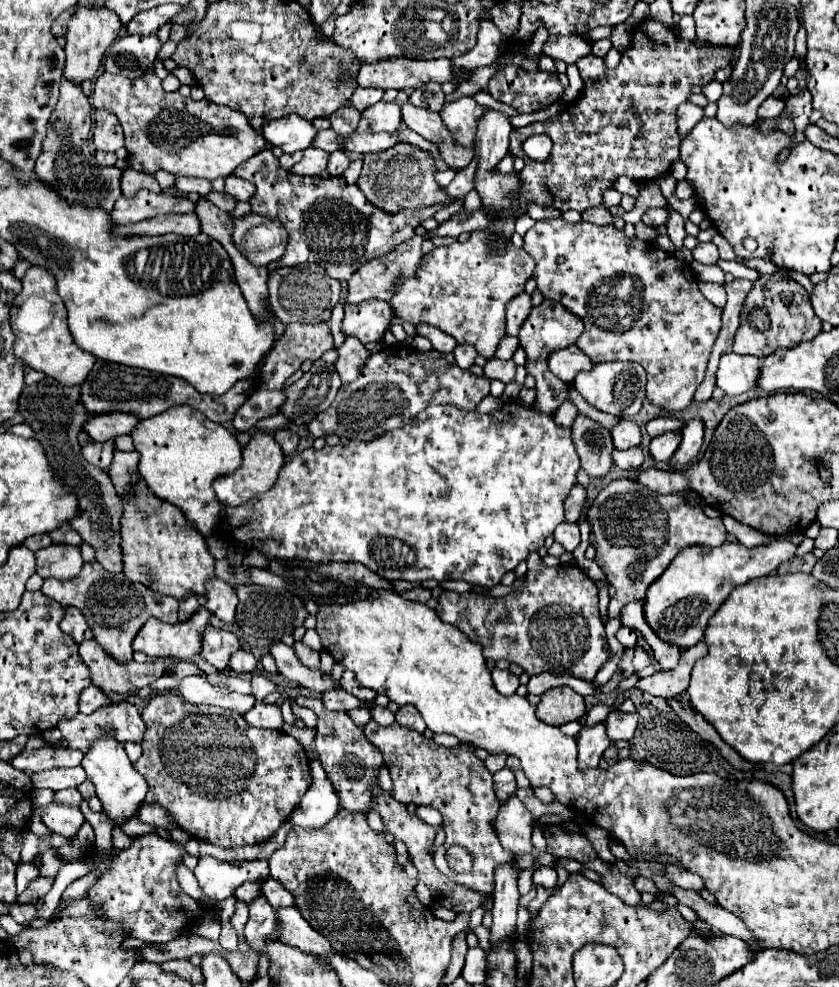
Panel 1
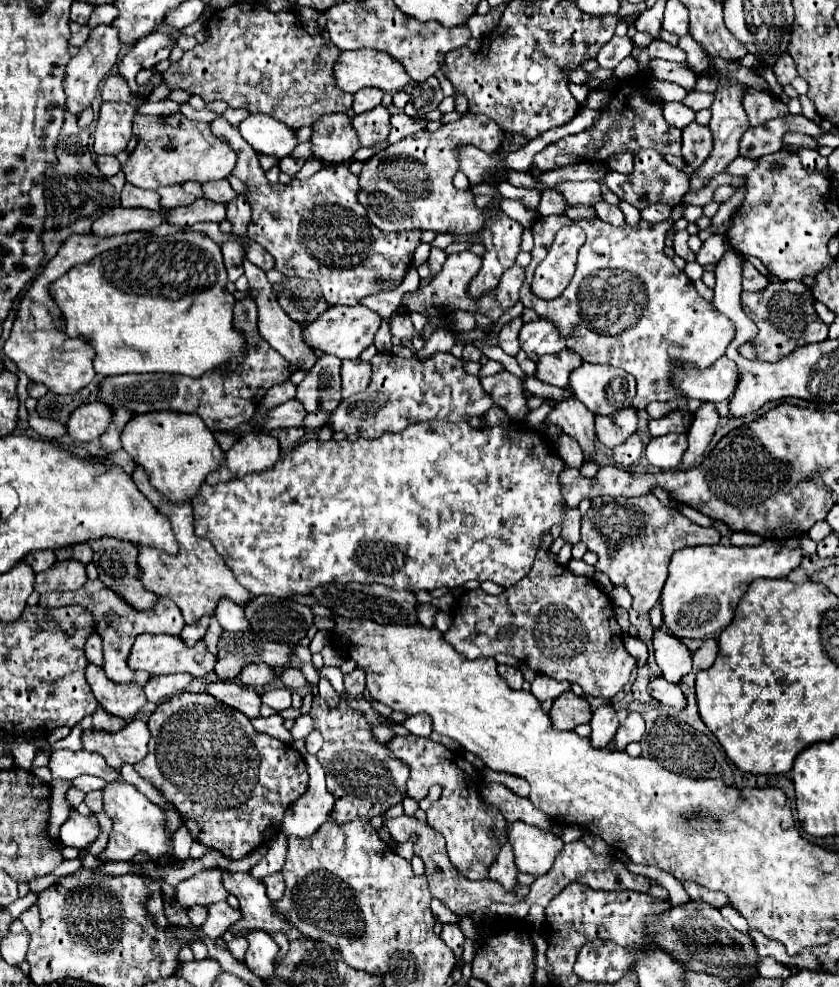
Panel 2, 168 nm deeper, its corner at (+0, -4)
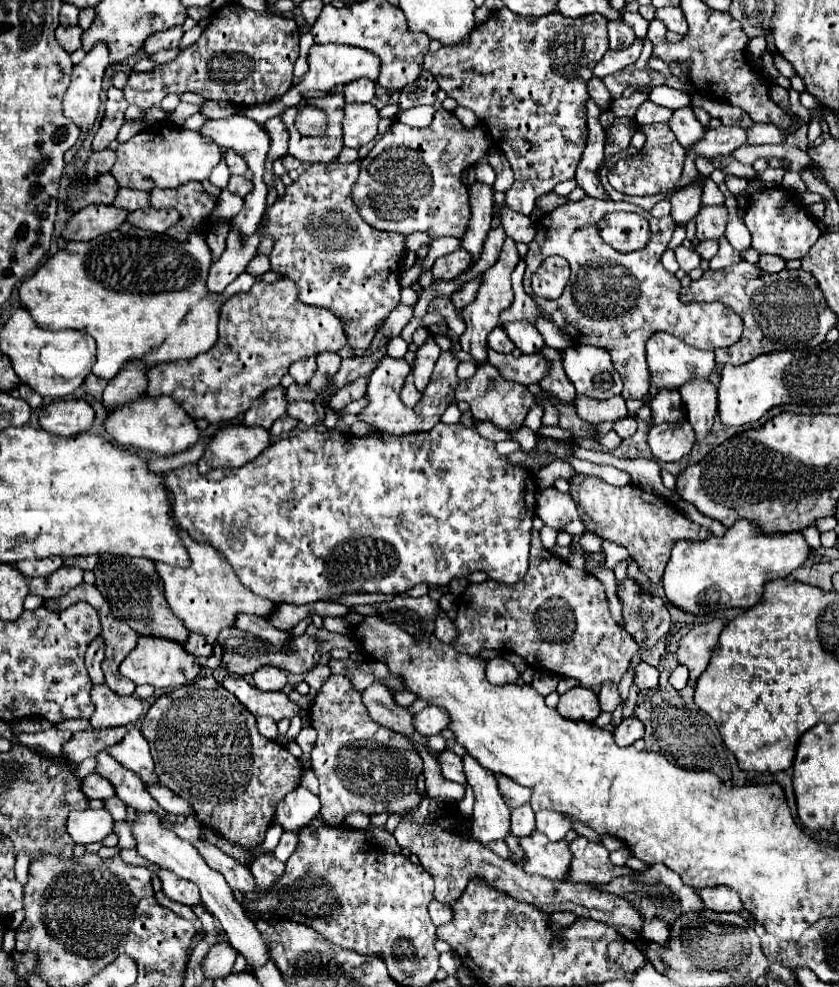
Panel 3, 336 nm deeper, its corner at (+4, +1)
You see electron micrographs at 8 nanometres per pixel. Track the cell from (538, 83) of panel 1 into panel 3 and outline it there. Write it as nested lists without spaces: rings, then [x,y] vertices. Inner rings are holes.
[[[502,7],[498,11],[492,11],[488,21],[476,25],[472,29],[472,33],[468,35],[468,41],[460,43],[460,45],[454,45],[454,47],[440,47],[438,51],[430,51],[426,53],[424,57],[424,69],[430,71],[434,75],[434,79],[438,81],[440,89],[446,91],[448,97],[456,99],[458,105],[462,107],[468,107],[476,113],[476,117],[480,121],[486,123],[490,135],[492,135],[492,141],[494,141],[494,147],[498,147],[506,159],[510,161],[512,165],[512,171],[514,171],[514,183],[512,187],[506,191],[506,205],[518,213],[524,213],[524,215],[530,215],[530,211],[534,209],[534,201],[552,191],[554,185],[562,183],[562,181],[568,181],[574,177],[574,171],[576,171],[576,165],[582,157],[582,151],[584,151],[584,145],[586,145],[586,99],[588,99],[588,91],[586,91],[586,83],[588,79],[592,77],[592,69],[594,65],[602,59],[602,55],[608,51],[608,31],[606,31],[606,25],[608,25],[608,19],[604,15],[584,15],[584,17],[576,17],[576,19],[570,19],[570,17],[564,17],[562,13],[548,13],[544,17],[524,17],[524,15],[518,15],[518,13],[512,13],[508,7]]]

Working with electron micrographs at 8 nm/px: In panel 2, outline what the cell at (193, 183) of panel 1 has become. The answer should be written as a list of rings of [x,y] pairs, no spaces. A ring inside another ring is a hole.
[[[214,180],[214,182],[206,182],[202,184],[202,190],[206,194],[206,198],[210,198],[212,202],[220,202],[220,204],[228,204],[230,200],[234,200],[238,194],[232,190],[228,180]]]

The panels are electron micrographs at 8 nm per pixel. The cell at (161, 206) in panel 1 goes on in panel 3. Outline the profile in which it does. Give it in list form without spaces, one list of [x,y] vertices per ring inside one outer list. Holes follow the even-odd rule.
[[[88,205],[70,217],[64,237],[68,241],[92,241],[98,235],[118,229],[128,215],[126,209],[116,209],[114,205]]]

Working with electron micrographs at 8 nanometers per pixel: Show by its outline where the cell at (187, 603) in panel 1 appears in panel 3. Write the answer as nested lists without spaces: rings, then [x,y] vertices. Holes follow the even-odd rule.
[[[190,631],[188,641],[184,643],[184,649],[190,651],[190,653],[194,653],[196,657],[208,657],[208,655],[212,655],[212,645],[208,645],[206,639],[200,633],[194,633],[194,631]]]

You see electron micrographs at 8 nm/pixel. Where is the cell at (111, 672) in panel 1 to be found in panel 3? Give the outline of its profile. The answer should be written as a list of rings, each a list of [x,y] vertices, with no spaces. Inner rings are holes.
[[[106,683],[92,687],[92,703],[96,711],[90,717],[92,727],[116,727],[134,723],[142,713],[142,701],[138,697],[118,697]]]

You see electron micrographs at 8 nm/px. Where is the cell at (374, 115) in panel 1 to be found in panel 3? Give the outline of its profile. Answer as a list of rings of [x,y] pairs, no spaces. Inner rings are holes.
[[[346,105],[344,117],[344,145],[362,147],[378,135],[378,109],[370,105]]]

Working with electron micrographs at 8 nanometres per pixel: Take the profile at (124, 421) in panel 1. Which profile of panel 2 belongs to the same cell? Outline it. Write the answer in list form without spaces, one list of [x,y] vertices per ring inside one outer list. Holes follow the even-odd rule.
[[[102,402],[84,404],[76,408],[70,414],[70,420],[66,424],[66,432],[72,440],[78,442],[90,442],[94,438],[100,438],[110,424],[110,408]]]

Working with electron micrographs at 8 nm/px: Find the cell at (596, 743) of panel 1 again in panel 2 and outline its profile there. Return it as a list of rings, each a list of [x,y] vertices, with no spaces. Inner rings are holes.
[[[602,704],[594,710],[594,716],[592,716],[592,736],[590,736],[590,742],[596,746],[596,748],[606,748],[608,742],[612,740],[612,736],[616,734],[618,730],[618,716],[612,708],[612,704]]]

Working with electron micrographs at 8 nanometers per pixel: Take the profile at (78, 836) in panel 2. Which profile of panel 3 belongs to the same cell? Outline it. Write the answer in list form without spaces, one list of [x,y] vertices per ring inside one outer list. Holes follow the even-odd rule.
[[[84,809],[72,811],[66,819],[66,831],[76,845],[88,845],[102,841],[112,833],[112,817],[106,809]]]

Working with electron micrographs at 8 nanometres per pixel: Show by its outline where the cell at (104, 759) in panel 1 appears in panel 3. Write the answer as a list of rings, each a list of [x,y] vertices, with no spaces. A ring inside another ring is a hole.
[[[134,813],[134,821],[130,823],[130,829],[136,839],[136,851],[140,857],[154,861],[154,865],[168,869],[168,871],[176,873],[178,877],[188,879],[198,885],[200,895],[202,895],[202,905],[208,909],[208,913],[212,913],[220,921],[220,927],[224,929],[230,945],[248,959],[250,967],[258,967],[258,965],[266,963],[268,947],[262,941],[262,935],[256,929],[254,921],[250,919],[250,915],[246,915],[242,911],[242,905],[238,901],[234,901],[232,889],[228,887],[224,877],[220,877],[220,873],[216,873],[214,869],[210,869],[206,865],[206,861],[200,857],[200,853],[196,853],[196,847],[192,843],[182,841],[170,827],[164,825],[164,819],[156,817],[154,813]]]

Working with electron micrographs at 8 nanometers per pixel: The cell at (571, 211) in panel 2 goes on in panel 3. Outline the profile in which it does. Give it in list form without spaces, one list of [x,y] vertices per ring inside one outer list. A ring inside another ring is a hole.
[[[546,193],[544,197],[538,199],[538,205],[542,207],[544,213],[550,213],[552,209],[560,207],[560,205],[566,205],[568,203],[568,197],[562,197],[562,195],[556,195],[556,193]]]

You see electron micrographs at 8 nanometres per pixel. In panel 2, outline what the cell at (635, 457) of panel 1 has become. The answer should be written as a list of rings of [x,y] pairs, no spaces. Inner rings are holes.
[[[634,432],[632,436],[628,436],[626,442],[614,448],[614,462],[622,468],[628,468],[640,458],[640,454],[642,454],[642,442],[640,442],[640,436]]]

